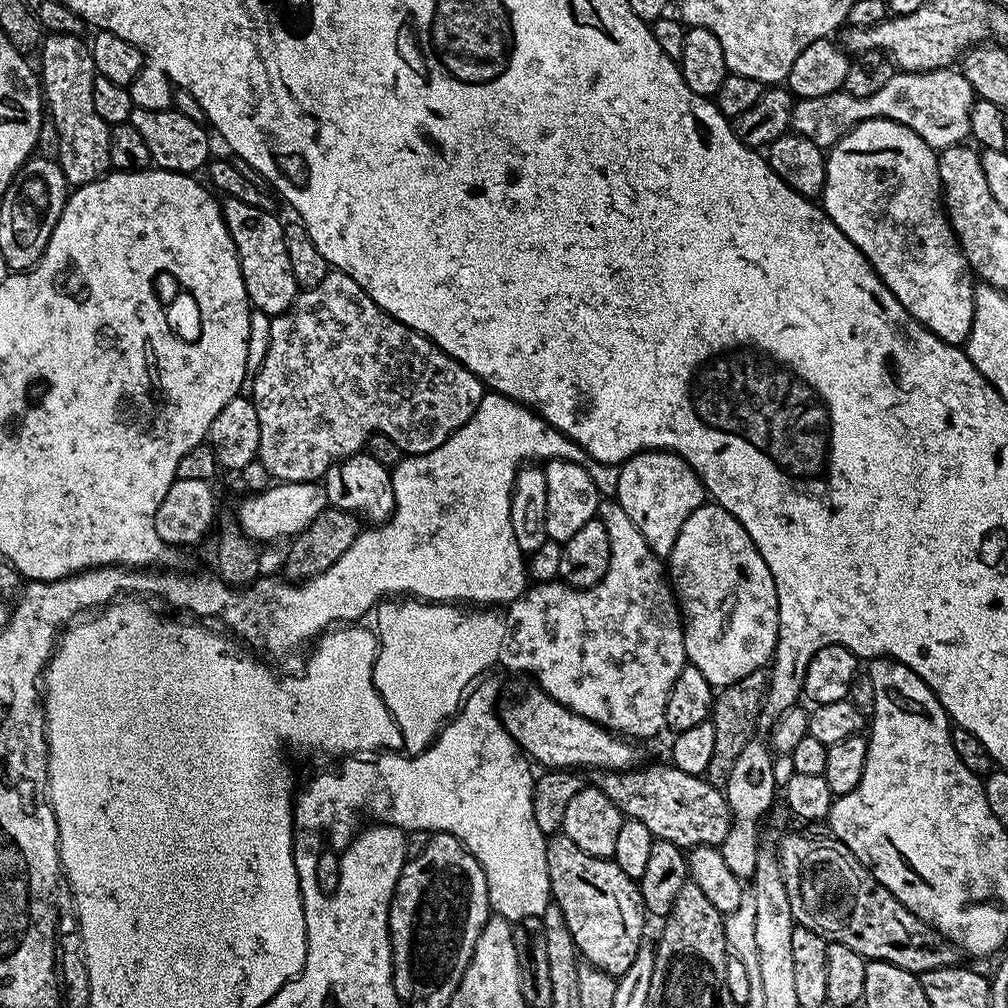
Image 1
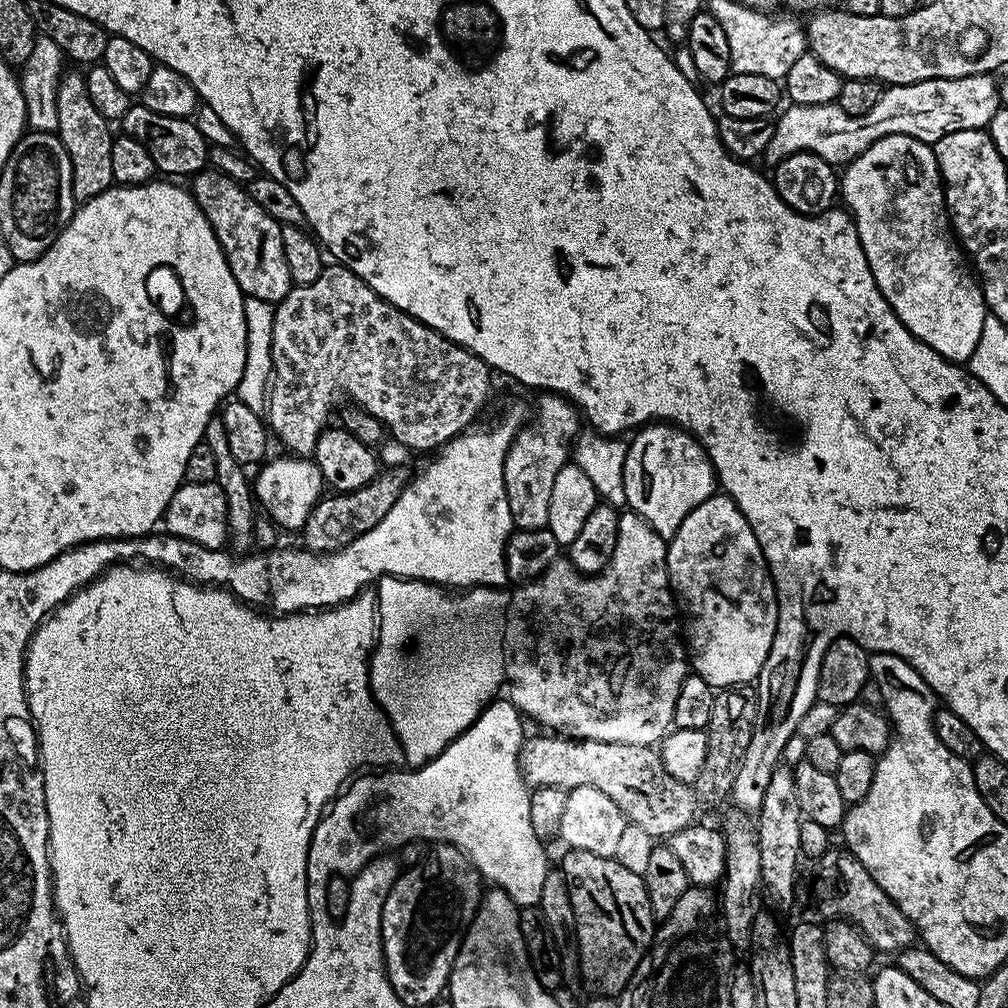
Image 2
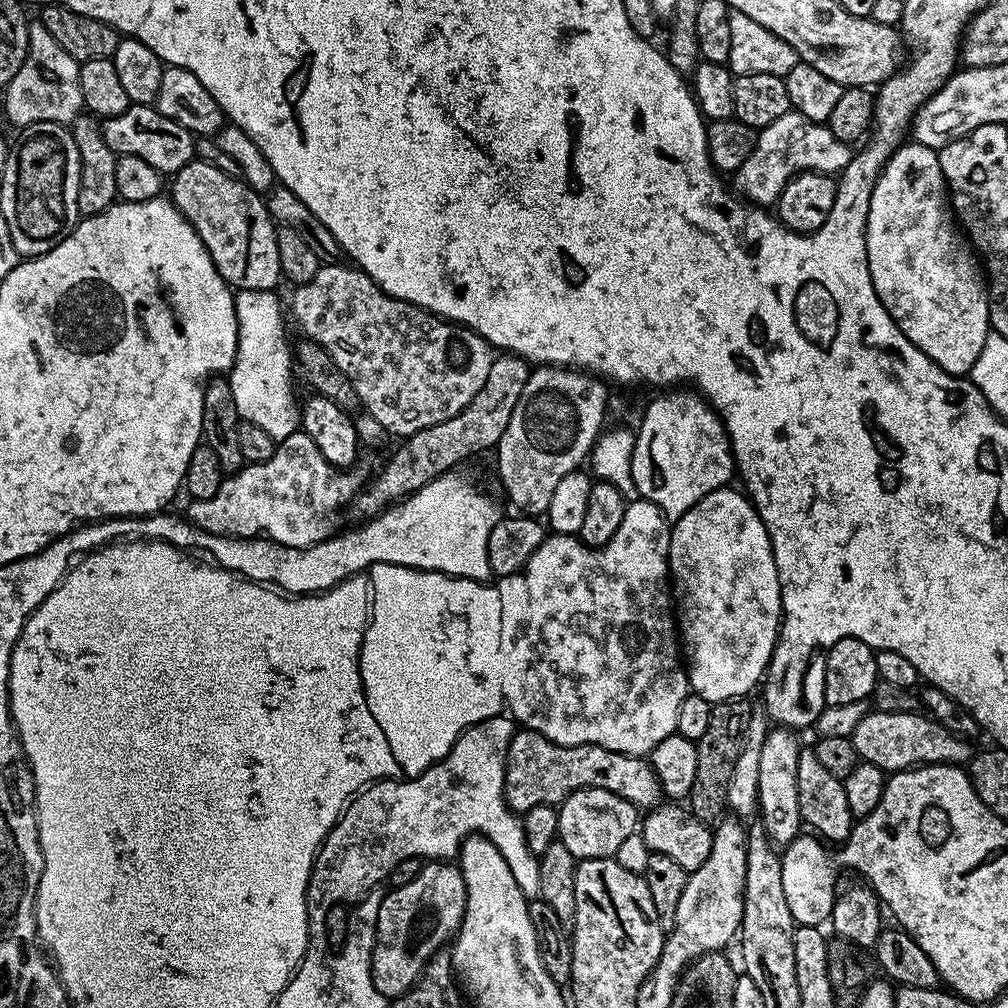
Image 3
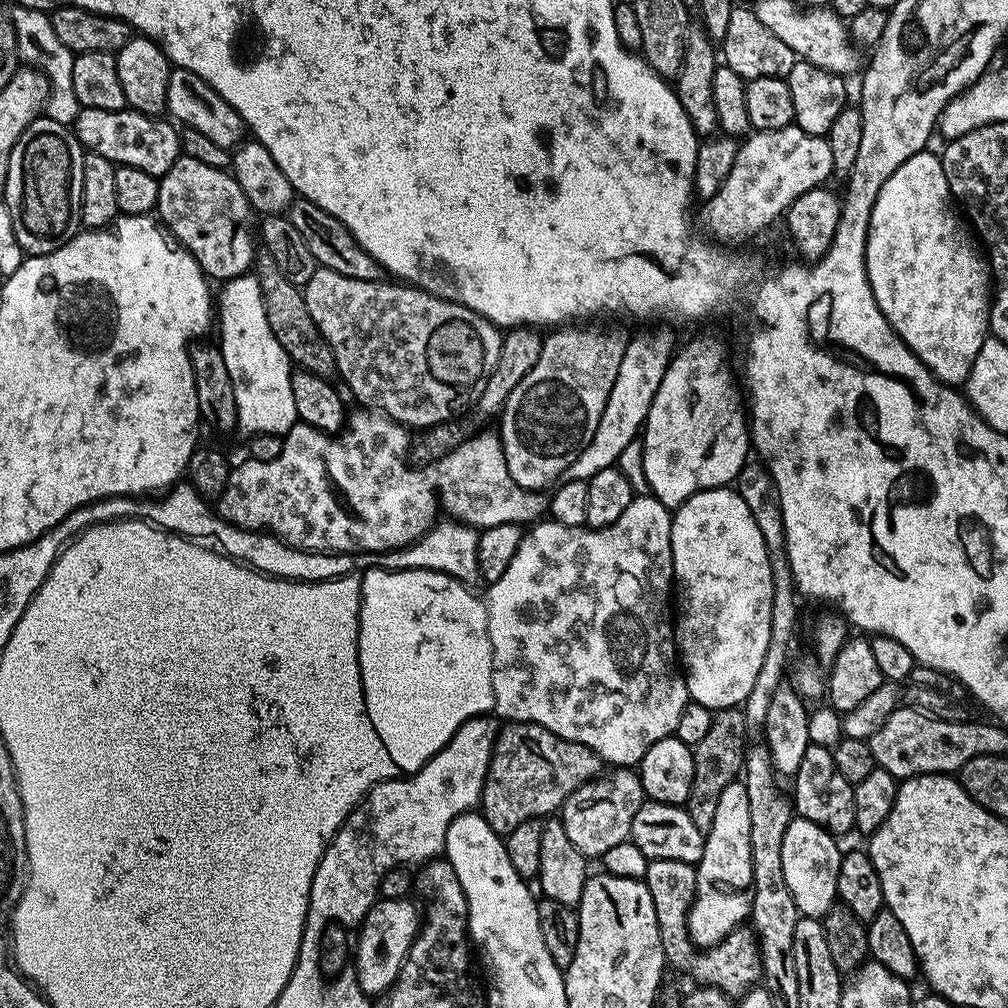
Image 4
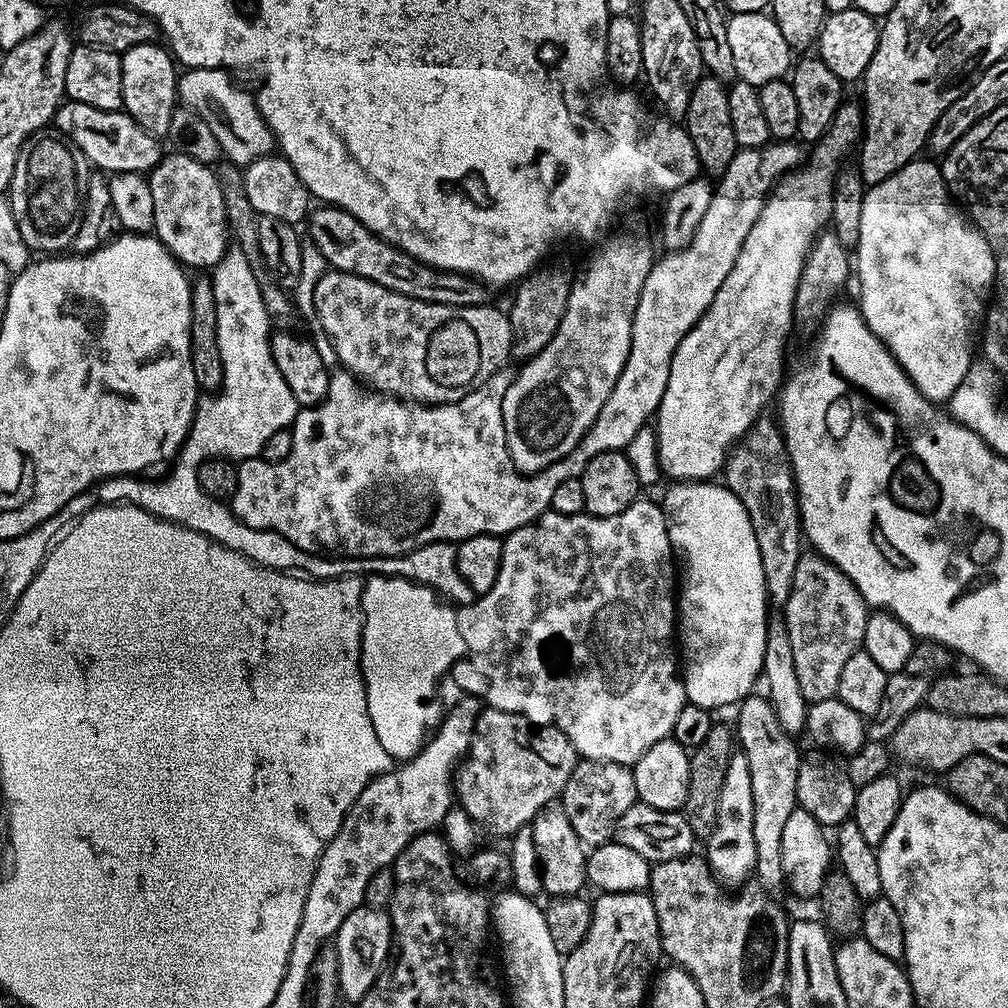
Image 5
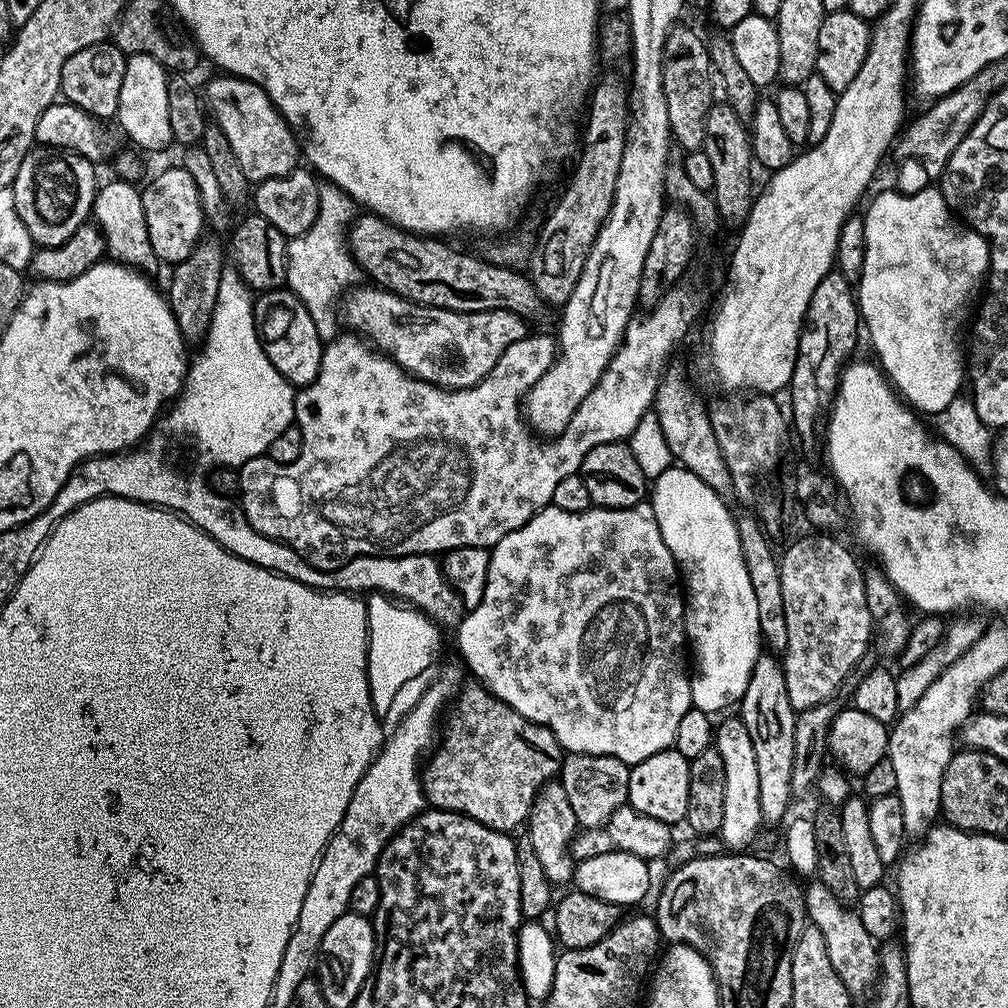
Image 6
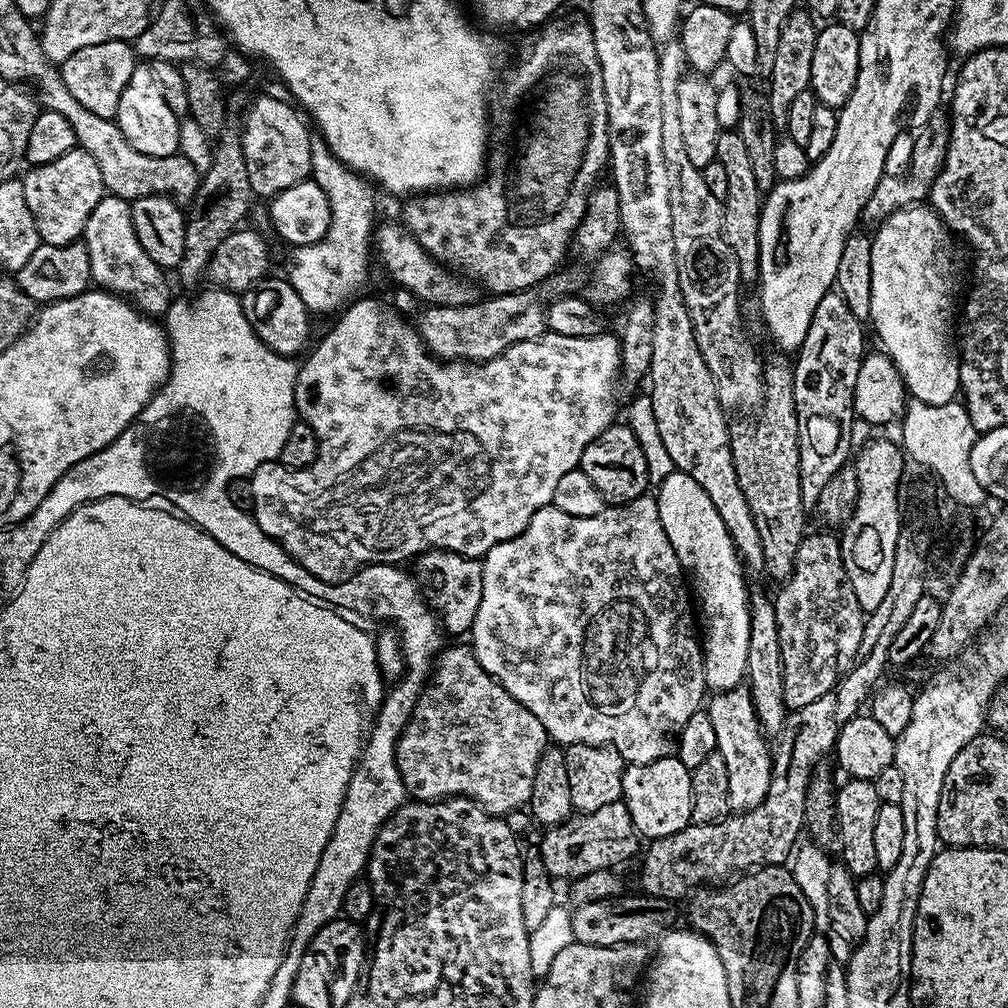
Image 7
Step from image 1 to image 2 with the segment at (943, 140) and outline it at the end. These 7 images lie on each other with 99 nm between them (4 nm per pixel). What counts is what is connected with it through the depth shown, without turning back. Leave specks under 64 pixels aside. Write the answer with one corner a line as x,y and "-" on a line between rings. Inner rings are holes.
991,75
893,84
881,91
878,102
874,102
874,106
870,106
864,116
851,116
837,103
822,106
789,103
788,109
785,107
775,117
776,129
763,159
769,160
769,165
774,166
790,154
809,152
818,154
818,158
834,166
846,166
884,136
909,136
931,146
938,142
938,138
951,132
971,128
987,129
990,118
994,118
1001,106
1000,89

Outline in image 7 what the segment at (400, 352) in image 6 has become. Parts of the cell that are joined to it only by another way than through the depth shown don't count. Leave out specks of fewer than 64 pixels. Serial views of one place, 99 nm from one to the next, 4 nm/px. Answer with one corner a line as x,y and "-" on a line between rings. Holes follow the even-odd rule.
525,290
522,292
508,292
505,296
489,295
488,300
481,299
475,304
462,306
428,306
423,310
424,317
418,323
420,337
424,339
424,346
433,356
447,362
462,360
465,362
479,362
489,360
502,354
510,346
527,340
539,340
546,332
546,304
540,301
539,291

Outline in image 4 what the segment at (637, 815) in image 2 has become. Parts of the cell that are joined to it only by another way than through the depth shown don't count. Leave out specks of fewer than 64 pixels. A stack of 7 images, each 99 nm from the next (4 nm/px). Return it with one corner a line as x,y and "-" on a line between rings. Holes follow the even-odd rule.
508,722
496,734
488,781
478,808
495,832
507,834
528,819
551,817
555,808
563,809
574,790
590,783
601,772
602,761
594,750
563,740
537,724

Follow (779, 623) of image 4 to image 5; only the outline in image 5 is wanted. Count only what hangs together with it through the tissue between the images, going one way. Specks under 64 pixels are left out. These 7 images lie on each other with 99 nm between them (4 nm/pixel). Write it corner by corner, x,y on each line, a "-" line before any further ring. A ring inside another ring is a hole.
761,418
739,440
728,454
722,469
722,480
735,496
746,506
750,522
754,526
754,538
758,538
758,550
762,554
762,574
766,582
768,599
773,605
783,606
790,598
790,586
794,586
794,574
802,555
802,529
800,526
800,503
796,501
796,480
792,477
792,463
784,445
784,435
775,419

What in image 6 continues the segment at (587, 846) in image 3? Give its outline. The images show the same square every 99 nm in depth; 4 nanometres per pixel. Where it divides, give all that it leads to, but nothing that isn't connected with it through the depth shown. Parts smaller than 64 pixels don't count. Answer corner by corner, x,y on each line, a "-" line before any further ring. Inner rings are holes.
581,752
565,755
559,781
566,786
566,798
574,809
574,818
581,829
601,828
614,814
614,810
628,804
629,765
613,756
591,756

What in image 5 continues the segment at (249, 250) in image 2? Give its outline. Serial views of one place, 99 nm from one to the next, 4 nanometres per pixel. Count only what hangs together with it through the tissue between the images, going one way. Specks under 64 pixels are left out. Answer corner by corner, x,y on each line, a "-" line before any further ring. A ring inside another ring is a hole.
172,150
156,163
147,181
154,198
156,239
164,243
175,260
189,269
215,268
230,247
226,206
217,173
209,165

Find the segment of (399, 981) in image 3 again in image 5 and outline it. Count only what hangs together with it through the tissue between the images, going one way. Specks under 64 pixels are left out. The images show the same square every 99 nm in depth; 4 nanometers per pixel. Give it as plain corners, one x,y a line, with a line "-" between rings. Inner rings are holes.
361,906
350,910
350,914
346,914
346,922
342,922
342,926
338,926
334,943
338,950
338,982
340,983
341,997
345,1001
358,1002
364,997
366,990
370,990
374,986
378,974
389,959
392,951
392,919
383,908

